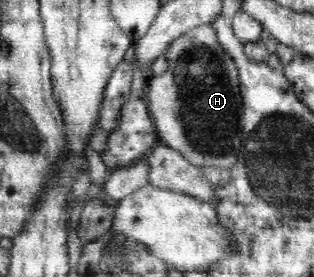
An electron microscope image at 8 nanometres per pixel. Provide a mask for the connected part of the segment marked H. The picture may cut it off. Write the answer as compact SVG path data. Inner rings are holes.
M202 24L181 34L164 51L168 69L146 85L146 104L159 143L177 150L194 166L230 168L245 144L239 71L216 38L216 29Z

